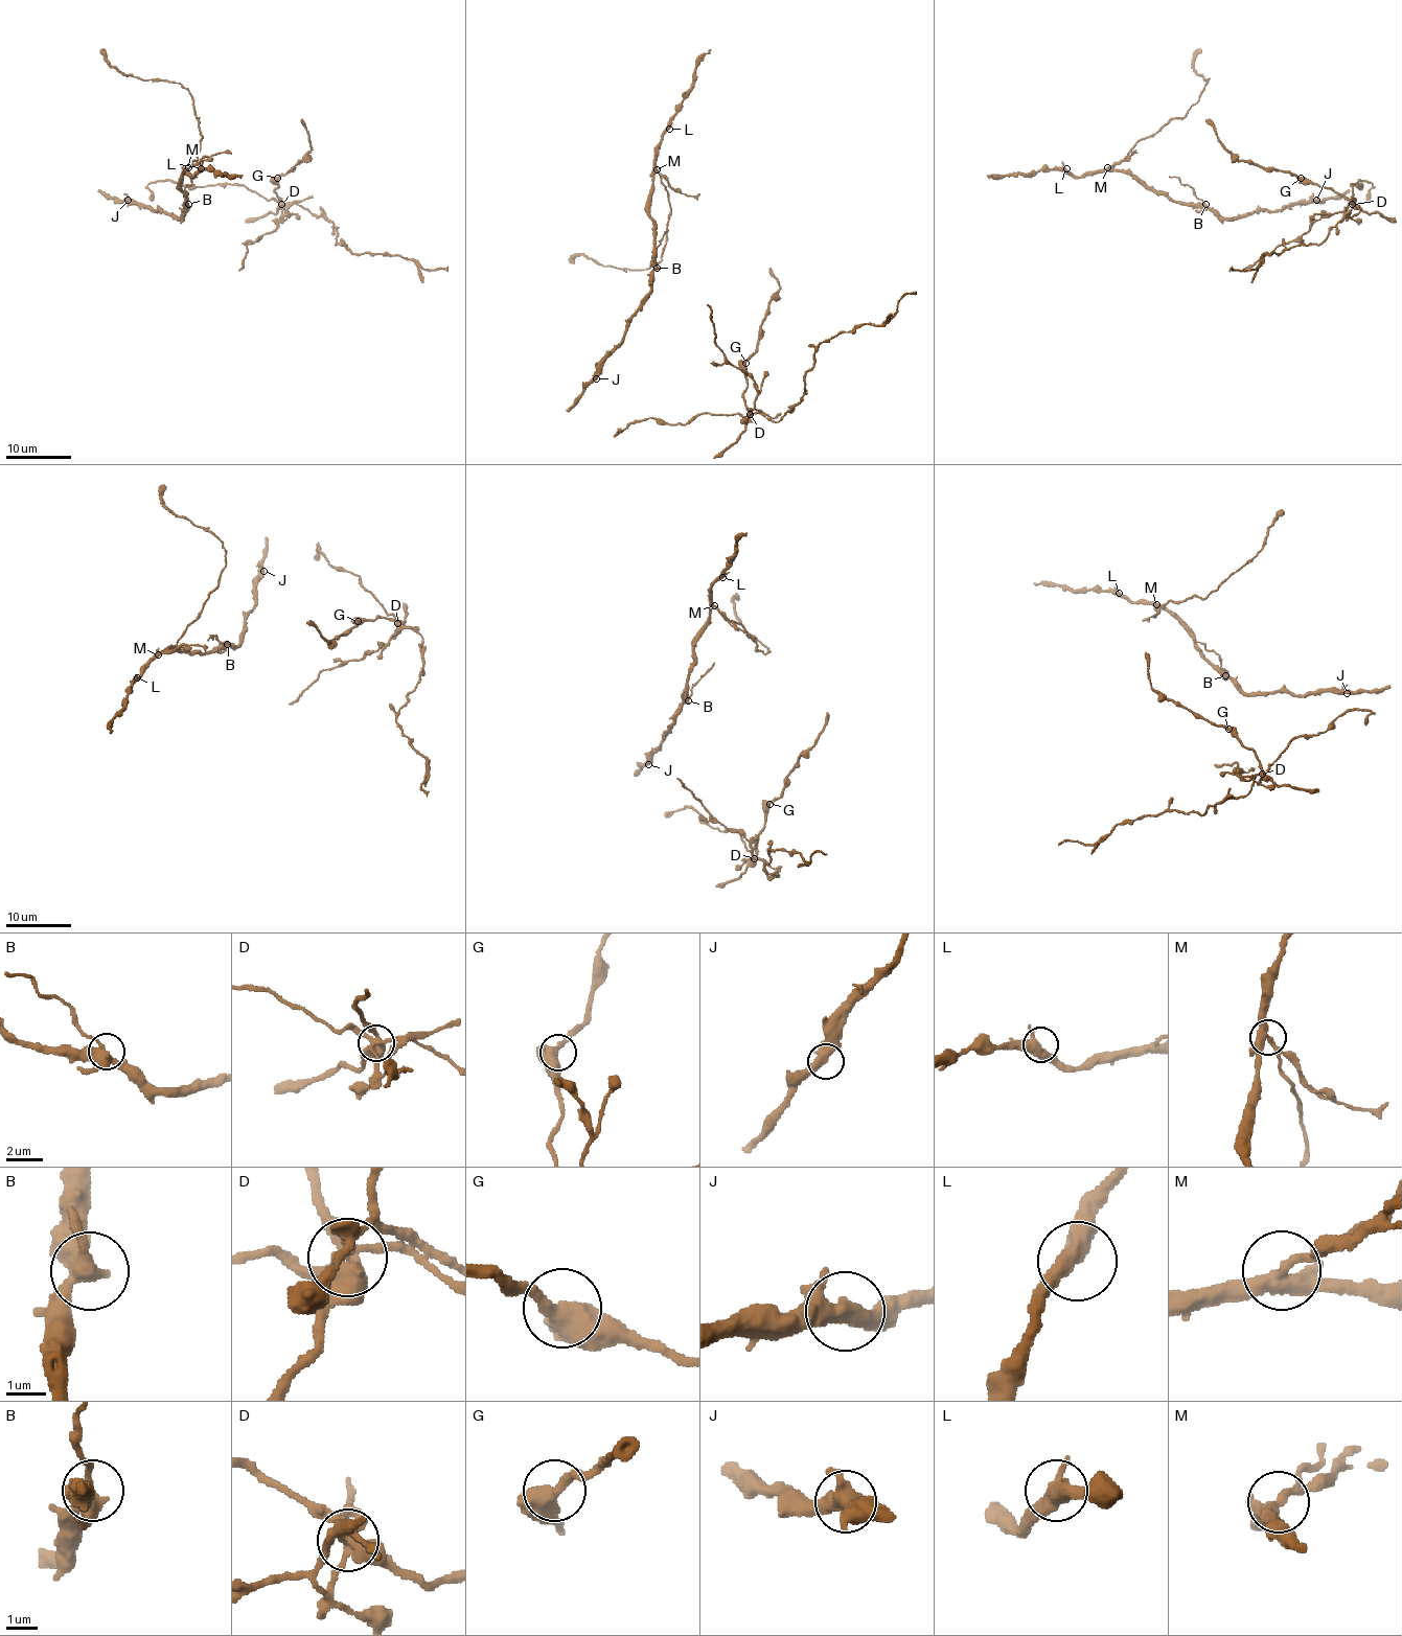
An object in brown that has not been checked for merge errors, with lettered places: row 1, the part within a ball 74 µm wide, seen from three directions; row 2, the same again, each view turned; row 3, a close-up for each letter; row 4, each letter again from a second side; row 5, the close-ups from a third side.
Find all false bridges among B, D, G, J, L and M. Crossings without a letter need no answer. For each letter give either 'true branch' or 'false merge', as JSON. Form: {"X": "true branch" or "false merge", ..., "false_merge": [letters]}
{"B": "false merge", "D": "false merge", "G": "true branch", "J": "true branch", "L": "true branch", "M": "false merge", "false_merge": ["B", "D", "M"]}

